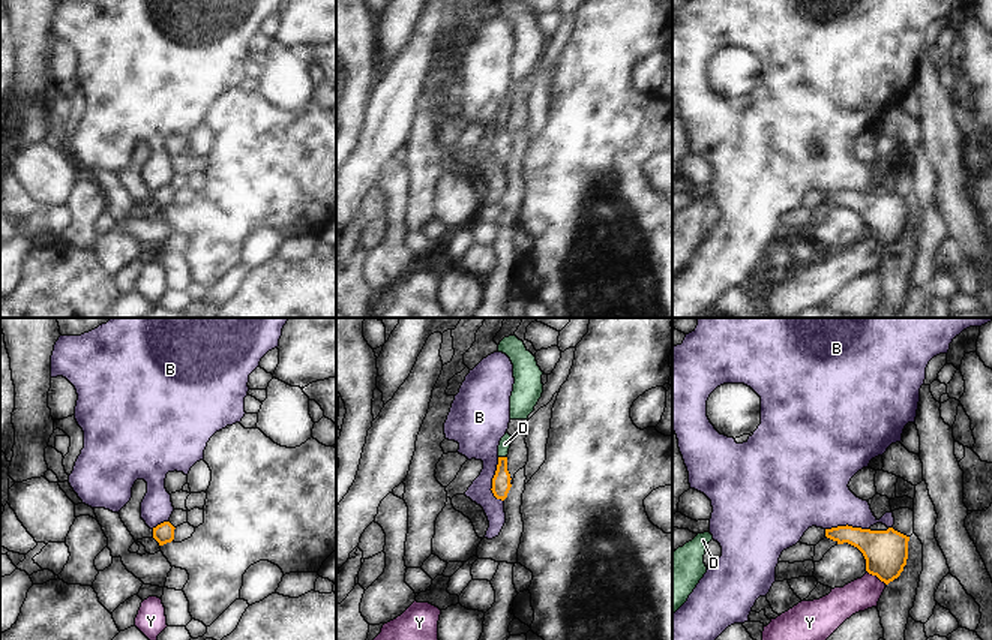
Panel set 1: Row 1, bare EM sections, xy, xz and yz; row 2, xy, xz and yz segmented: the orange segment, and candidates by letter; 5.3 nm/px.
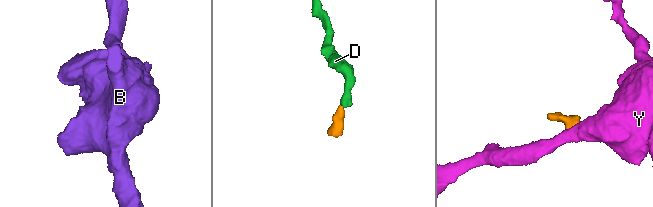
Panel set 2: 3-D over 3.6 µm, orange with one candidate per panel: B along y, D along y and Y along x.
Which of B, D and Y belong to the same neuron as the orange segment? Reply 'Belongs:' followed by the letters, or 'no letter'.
Belongs: D

